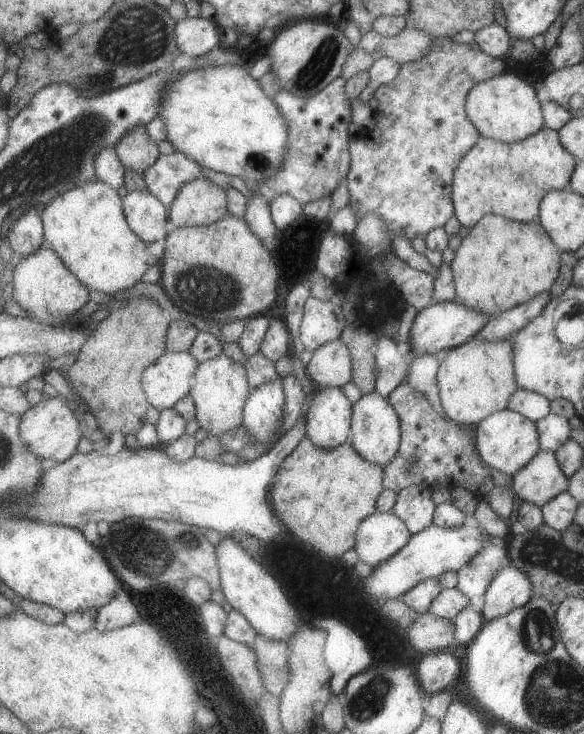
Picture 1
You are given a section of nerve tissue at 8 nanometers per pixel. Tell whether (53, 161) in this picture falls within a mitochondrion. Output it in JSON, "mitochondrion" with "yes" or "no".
{"mitochondrion":"yes"}

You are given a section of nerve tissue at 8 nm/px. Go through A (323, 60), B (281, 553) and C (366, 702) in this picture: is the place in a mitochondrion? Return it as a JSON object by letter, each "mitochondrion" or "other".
{"A":"mitochondrion","B":"other","C":"mitochondrion"}

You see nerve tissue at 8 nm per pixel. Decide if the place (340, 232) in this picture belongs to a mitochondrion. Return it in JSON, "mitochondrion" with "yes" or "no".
{"mitochondrion":"no"}

